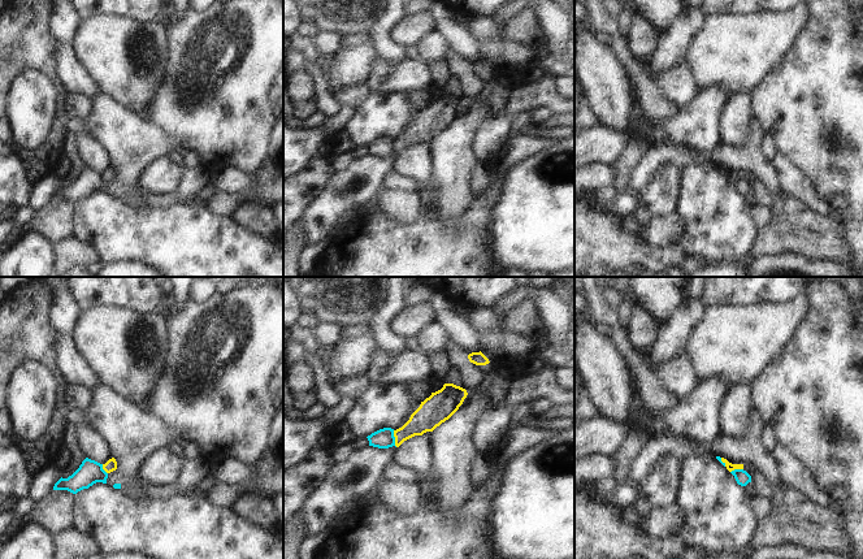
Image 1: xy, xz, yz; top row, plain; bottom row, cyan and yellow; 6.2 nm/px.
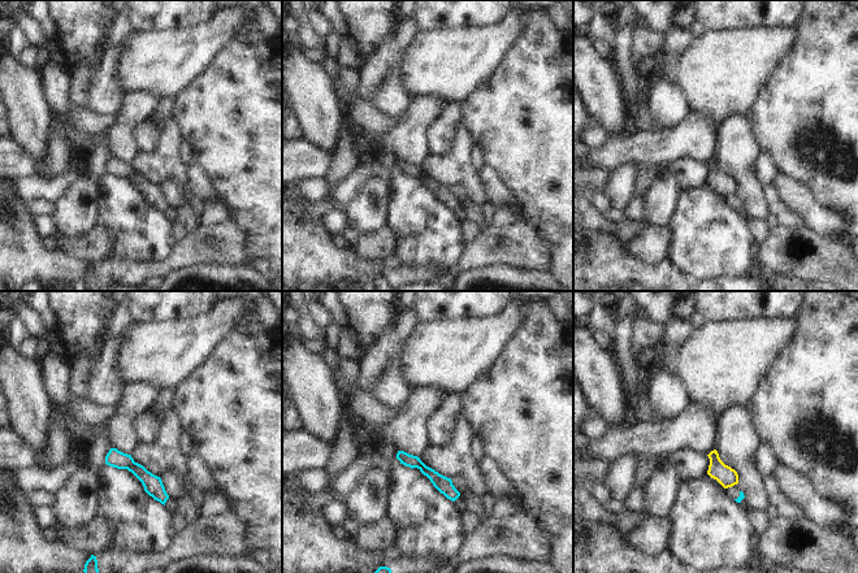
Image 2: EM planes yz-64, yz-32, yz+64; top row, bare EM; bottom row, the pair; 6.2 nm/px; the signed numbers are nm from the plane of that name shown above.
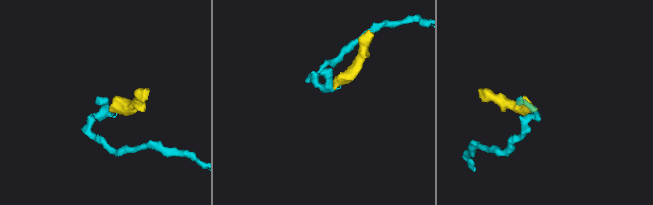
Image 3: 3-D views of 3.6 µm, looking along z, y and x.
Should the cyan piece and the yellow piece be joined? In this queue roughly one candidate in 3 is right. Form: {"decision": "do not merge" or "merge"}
{"decision": "do not merge"}

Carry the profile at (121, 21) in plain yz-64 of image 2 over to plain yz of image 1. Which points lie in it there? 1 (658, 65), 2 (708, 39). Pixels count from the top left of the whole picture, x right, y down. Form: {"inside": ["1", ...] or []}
{"inside": ["1"]}

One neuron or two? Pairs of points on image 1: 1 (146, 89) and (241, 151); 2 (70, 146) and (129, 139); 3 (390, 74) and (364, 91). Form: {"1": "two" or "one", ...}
{"1": "two", "2": "two", "3": "two"}

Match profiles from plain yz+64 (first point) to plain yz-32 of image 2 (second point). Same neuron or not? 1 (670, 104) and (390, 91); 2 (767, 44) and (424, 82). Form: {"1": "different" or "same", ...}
{"1": "same", "2": "same"}

